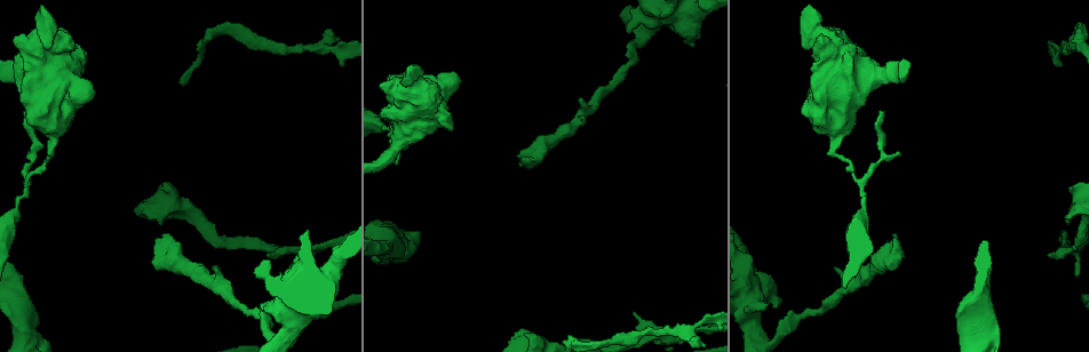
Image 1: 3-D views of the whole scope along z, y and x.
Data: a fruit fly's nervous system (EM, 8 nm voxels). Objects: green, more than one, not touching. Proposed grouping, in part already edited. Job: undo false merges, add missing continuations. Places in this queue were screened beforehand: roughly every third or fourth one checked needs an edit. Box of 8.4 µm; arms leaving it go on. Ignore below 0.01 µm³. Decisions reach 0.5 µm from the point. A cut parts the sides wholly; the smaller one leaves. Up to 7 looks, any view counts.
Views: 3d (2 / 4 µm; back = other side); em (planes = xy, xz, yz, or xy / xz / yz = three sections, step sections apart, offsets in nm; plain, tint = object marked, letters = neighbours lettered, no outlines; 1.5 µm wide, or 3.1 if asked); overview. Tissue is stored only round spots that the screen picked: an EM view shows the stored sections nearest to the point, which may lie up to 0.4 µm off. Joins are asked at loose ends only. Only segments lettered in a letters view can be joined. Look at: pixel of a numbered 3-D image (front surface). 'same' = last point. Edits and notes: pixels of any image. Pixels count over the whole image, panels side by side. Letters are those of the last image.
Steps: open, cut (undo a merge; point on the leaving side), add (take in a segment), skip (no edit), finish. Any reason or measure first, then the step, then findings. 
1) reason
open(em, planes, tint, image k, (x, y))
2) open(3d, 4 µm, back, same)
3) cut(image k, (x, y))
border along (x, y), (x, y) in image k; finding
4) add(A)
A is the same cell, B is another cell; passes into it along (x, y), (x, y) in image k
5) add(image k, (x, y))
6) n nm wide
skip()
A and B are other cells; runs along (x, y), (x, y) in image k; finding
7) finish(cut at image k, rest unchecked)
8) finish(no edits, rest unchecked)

three-way junction
open(em, 3.1 µm, planes, tint, image 1, (55, 140))

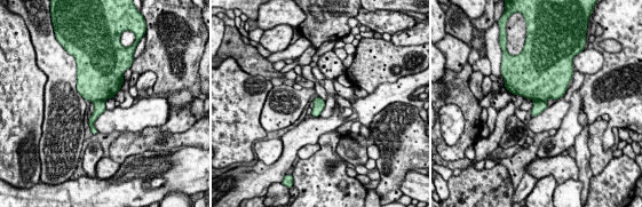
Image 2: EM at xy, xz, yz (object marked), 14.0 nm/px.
what lies round it
open(em, 3.1 µm, planes, letters, same)

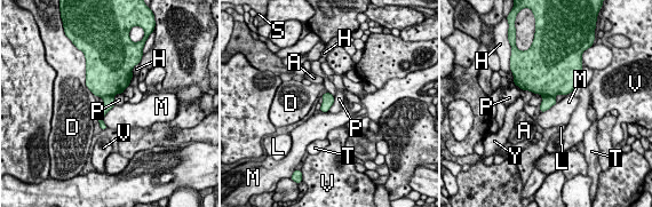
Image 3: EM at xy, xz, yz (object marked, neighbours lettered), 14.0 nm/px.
160 nm wide
cut(image 3, (547, 102))
A, D, H, L, M, P, S, T, V and Y are other cells; border along (542, 95), (554, 97) in image 3; two neurons meet here

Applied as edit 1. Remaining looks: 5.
thin end
open(em, planes, letters, image 1, (633, 312))

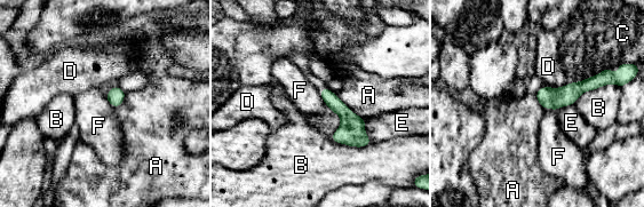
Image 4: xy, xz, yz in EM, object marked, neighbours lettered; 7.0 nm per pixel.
skip()
A, B, C, D, E and F are other cells; border along (318, 90), (323, 101), (332, 111) in image 4; none of them fits

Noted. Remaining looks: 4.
finish(cut at image 3, rest unchecked)

